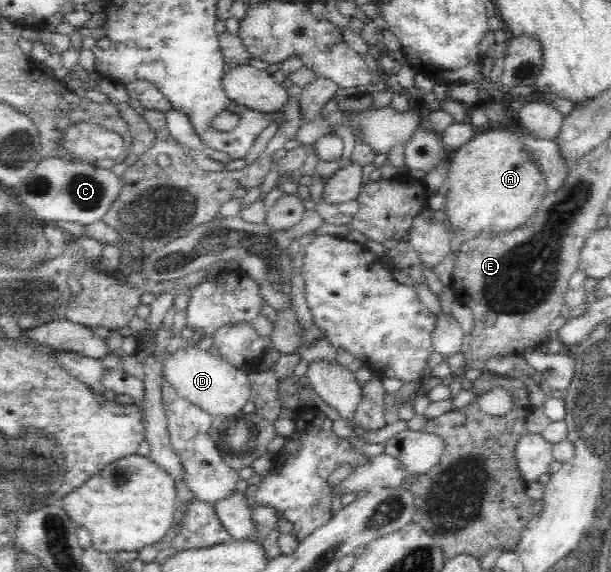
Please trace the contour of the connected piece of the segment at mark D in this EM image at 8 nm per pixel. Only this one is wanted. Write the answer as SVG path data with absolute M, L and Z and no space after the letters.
M195 347L183 348L175 352L164 365L163 378L174 386L179 396L197 405L211 418L223 417L242 420L243 407L250 401L251 385L248 376L226 362L220 356L212 356L207 351Z

